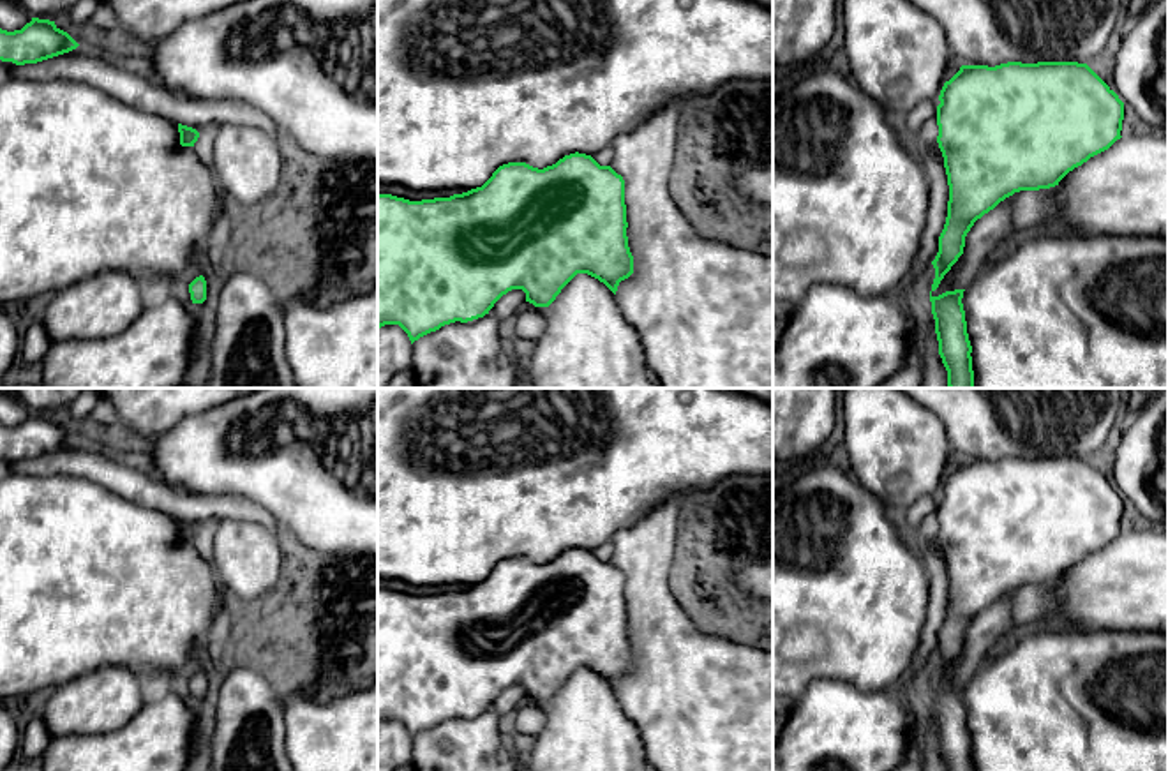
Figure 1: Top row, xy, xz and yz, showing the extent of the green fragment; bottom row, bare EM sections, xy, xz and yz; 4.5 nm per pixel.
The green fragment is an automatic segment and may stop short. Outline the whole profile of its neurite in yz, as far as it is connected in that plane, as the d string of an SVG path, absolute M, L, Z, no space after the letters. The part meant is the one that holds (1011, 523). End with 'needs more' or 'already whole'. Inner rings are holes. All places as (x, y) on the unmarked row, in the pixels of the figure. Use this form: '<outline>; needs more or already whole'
M1007 457L995 462L962 460L944 478L939 496L937 538L944 552L949 596L946 619L939 632L939 647L932 656L935 663L932 686L939 683L944 670L963 649L965 632L977 614L1015 588L1059 580L1069 566L1120 535L1124 515L1124 498L1119 490L1087 459L1078 457Z; already whole

